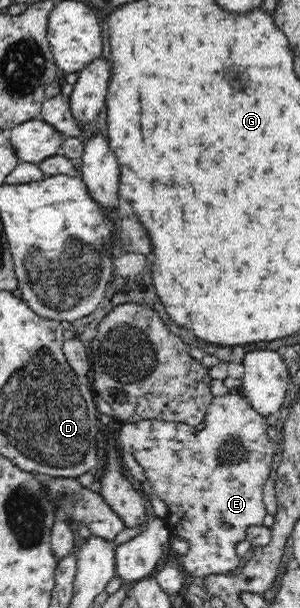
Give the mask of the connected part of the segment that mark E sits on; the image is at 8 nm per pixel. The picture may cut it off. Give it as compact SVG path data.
M231 392L214 397L209 403L204 422L205 429L199 431L183 422L141 420L135 424L123 423L122 429L116 433L121 450L133 456L145 469L155 494L167 503L169 514L165 522L169 531L189 541L189 550L186 556L180 558L179 566L196 581L219 573L237 573L240 557L234 546L245 539L249 526L263 525L268 515L263 503L263 486L271 478L273 458L282 452L281 441L270 429L264 415L255 411L242 395Z

